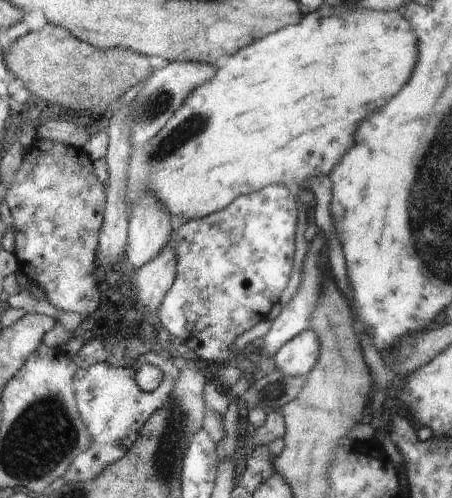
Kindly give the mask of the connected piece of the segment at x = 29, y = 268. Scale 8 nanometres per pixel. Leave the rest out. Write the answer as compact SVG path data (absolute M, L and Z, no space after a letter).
M37 138L23 153L15 178L7 189L5 200L14 219L17 272L38 285L45 292L49 303L58 310L87 315L98 308L100 293L94 272L108 185L109 178L100 181L94 173L92 161L81 147Z

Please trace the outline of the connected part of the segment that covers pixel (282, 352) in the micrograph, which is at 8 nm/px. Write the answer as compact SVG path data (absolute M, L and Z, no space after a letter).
M308 328L283 344L272 356L271 362L287 375L307 375L314 368L320 349L320 339Z

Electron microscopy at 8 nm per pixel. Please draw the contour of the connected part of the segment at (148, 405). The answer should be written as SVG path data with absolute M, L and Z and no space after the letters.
M162 354L162 382L156 390L146 392L136 384L134 366L116 367L103 360L85 369L78 368L73 378L75 401L87 426L91 445L70 463L66 478L72 482L91 481L104 467L121 460L133 442L138 440L144 423L154 411L169 402L178 371L172 359Z

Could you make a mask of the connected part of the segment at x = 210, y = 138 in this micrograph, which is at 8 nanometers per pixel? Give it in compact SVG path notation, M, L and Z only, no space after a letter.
M323 2L317 11L304 14L298 24L291 24L278 29L278 32L268 33L223 59L218 65L214 78L193 90L152 140L149 140L143 147L135 147L129 160L129 189L127 192L129 203L132 204L142 191L146 191L154 195L167 208L172 218L179 222L180 220L202 218L209 215L210 212L218 212L226 208L236 197L250 194L271 184L284 185L288 190L300 191L300 188L312 176L322 174L329 176L330 171L338 164L338 160L342 160L342 156L352 146L352 126L356 128L358 122L361 123L370 112L382 108L388 100L392 100L402 90L402 86L412 76L416 60L418 60L416 35L410 21L403 16L402 10L345 11L343 8L331 7Z

